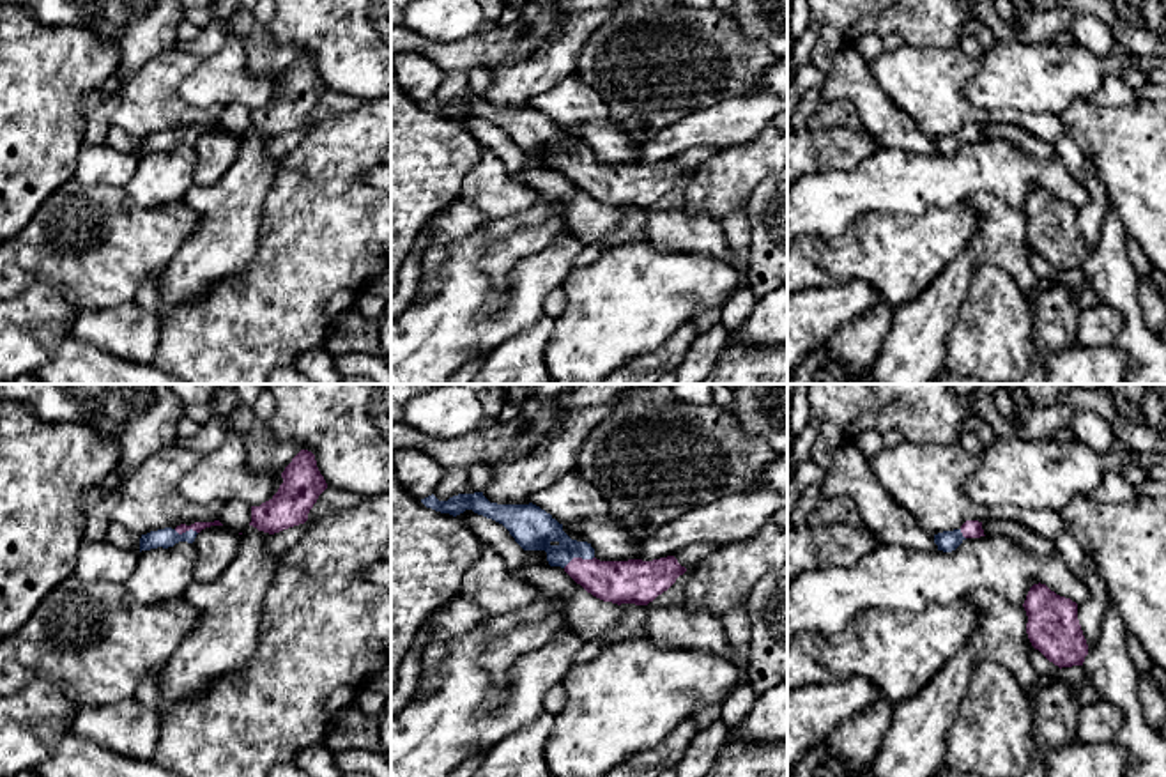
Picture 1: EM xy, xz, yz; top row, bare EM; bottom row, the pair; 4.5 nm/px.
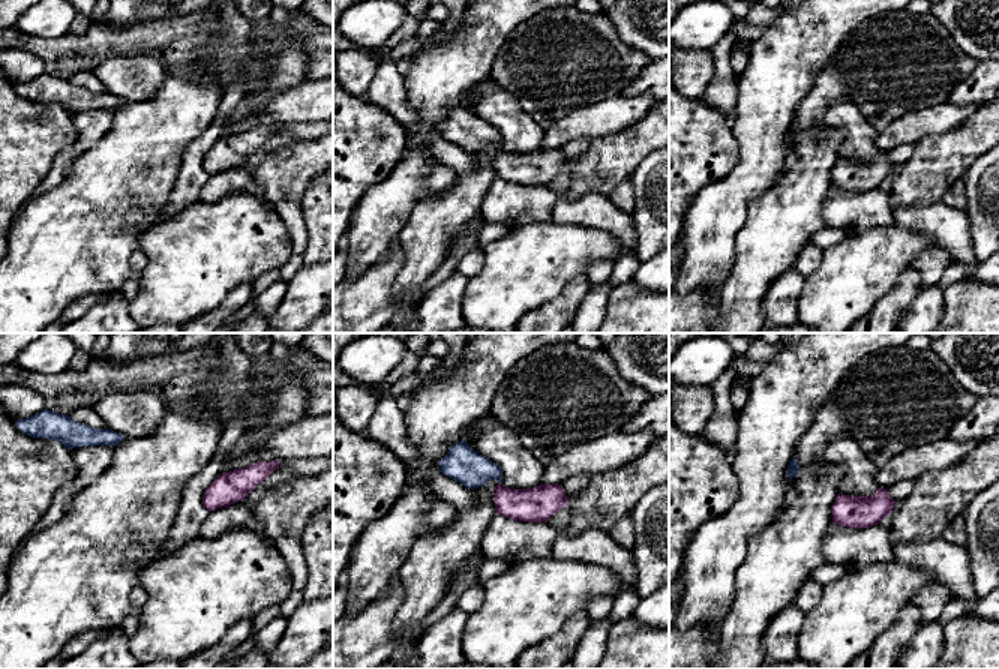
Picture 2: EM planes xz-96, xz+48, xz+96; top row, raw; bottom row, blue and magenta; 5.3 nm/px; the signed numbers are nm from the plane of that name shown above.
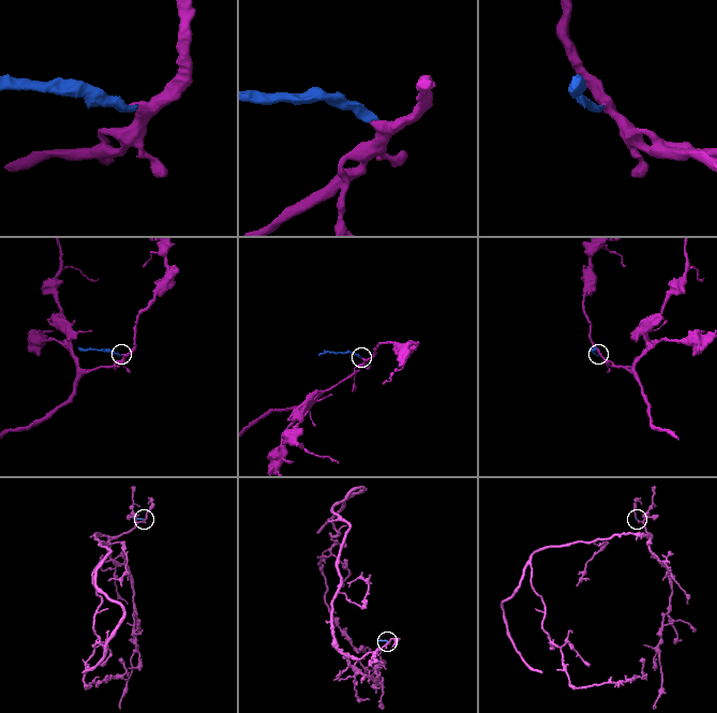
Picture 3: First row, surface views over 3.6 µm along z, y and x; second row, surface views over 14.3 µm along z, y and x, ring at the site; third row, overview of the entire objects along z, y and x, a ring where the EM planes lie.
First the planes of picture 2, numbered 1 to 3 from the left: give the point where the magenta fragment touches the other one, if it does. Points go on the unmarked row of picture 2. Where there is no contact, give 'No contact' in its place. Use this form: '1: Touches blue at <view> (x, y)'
1: No contact
2: No contact
3: No contact

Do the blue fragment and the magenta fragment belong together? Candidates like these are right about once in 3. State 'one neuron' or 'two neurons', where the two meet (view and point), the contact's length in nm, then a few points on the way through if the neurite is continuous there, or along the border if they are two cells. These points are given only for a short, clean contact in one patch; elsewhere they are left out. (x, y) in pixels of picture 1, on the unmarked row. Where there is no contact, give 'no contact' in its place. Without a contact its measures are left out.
one neuron | xz (577, 160) | 150 nm | across xz (533, 131), (551, 133), (577, 160), (598, 181), (620, 186)

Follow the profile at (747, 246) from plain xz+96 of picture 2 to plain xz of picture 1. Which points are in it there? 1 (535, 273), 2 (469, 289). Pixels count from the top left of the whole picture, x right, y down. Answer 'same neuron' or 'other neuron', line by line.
1: other neuron
2: other neuron

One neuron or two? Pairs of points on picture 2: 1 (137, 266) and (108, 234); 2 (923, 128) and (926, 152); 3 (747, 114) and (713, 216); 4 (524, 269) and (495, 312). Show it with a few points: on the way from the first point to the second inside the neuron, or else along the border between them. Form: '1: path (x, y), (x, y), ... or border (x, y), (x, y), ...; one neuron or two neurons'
1: border (138, 246), (131, 255), (131, 276), (119, 290); two neurons
2: border (957, 125), (938, 134), (923, 135), (914, 143); two neurons
3: path (750, 140), (750, 176), (735, 191); one neuron
4: path (515, 279), (495, 302); one neuron

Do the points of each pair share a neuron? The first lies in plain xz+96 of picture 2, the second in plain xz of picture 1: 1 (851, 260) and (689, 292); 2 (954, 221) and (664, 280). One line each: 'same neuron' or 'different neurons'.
1: same neuron
2: different neurons

